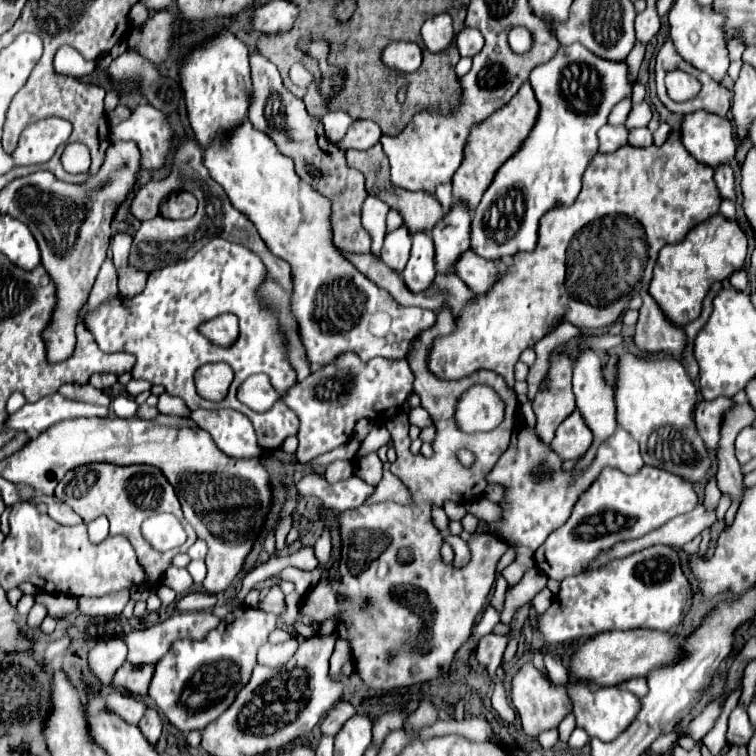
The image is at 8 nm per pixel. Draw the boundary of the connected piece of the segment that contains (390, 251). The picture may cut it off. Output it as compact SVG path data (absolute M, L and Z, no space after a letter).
M402 225L400 229L392 231L390 235L386 235L384 247L382 247L382 261L396 273L402 273L406 263L408 263L408 255L410 255L410 233L408 229Z

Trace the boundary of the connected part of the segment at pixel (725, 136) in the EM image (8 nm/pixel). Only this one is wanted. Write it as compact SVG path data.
M696 111L684 117L682 143L696 161L710 167L730 163L738 151L732 121L708 111Z

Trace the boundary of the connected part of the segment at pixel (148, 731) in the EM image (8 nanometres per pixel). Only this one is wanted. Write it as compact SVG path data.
M146 709L138 727L140 727L142 735L148 739L148 743L154 745L160 737L160 731L162 731L162 721L160 721L160 715L156 713L156 709Z

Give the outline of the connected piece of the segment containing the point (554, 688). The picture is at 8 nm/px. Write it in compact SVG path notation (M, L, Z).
M524 663L512 679L510 699L518 717L522 721L522 729L530 737L538 737L546 729L556 729L558 723L572 711L572 699L568 699L568 689L564 683L550 681L546 671L536 669L532 663Z

